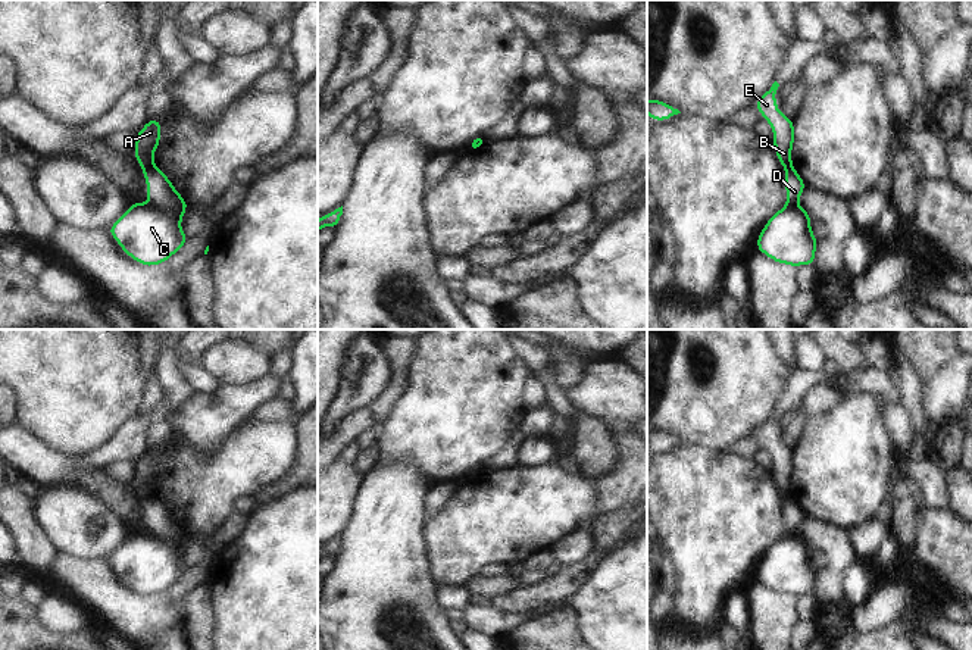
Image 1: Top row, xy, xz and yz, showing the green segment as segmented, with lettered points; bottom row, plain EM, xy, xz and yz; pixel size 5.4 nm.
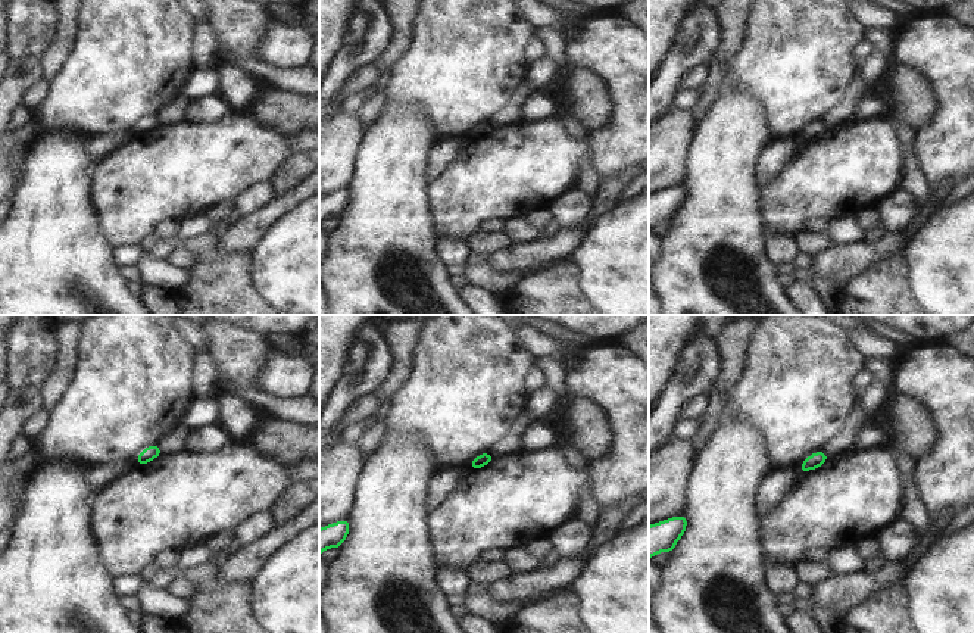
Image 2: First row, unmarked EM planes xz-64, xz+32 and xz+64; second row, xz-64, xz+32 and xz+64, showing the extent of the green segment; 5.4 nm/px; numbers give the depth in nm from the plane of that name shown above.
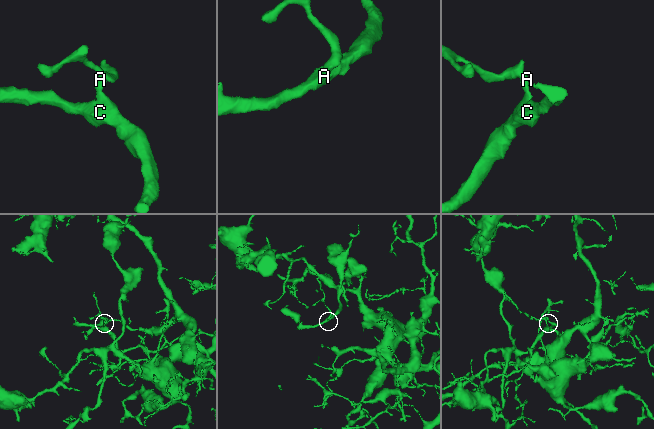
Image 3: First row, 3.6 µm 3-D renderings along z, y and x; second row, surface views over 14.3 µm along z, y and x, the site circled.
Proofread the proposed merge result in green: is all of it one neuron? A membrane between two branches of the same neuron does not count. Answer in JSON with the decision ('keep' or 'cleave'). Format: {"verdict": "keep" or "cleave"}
{"verdict": "cleave"}

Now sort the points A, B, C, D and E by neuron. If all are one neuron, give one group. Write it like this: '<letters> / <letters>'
A B E / C D

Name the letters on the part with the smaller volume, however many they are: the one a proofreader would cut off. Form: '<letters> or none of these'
A, B, E

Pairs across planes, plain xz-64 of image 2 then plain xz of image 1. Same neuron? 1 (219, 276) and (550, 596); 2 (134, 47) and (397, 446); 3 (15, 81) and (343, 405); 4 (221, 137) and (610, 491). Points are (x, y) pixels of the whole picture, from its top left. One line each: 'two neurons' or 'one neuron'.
1: two neurons
2: one neuron
3: two neurons
4: two neurons

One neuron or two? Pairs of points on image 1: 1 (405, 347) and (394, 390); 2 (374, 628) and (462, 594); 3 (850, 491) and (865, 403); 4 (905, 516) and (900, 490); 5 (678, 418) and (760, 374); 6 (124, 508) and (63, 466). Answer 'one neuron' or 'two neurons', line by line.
1: one neuron
2: two neurons
3: one neuron
4: one neuron
5: one neuron
6: one neuron

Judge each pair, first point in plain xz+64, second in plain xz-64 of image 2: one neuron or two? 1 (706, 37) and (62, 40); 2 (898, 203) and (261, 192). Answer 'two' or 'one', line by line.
1: two
2: one

